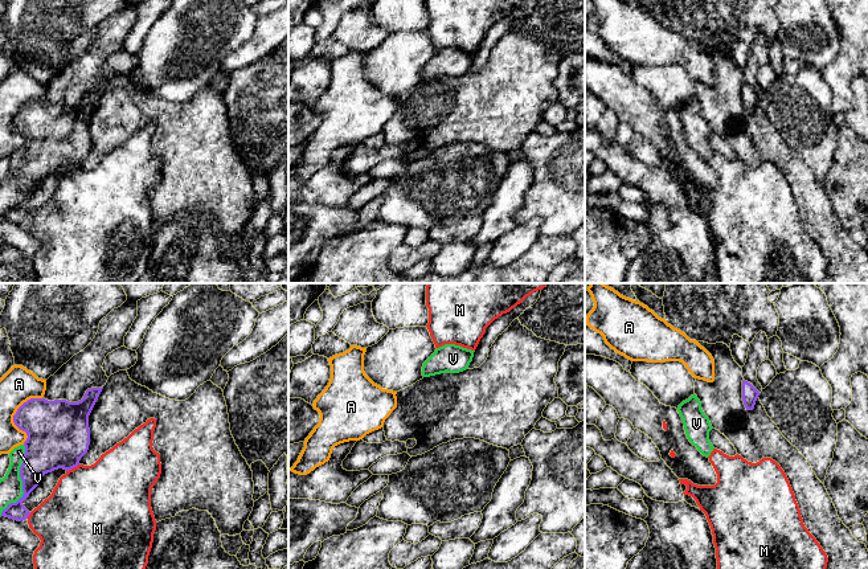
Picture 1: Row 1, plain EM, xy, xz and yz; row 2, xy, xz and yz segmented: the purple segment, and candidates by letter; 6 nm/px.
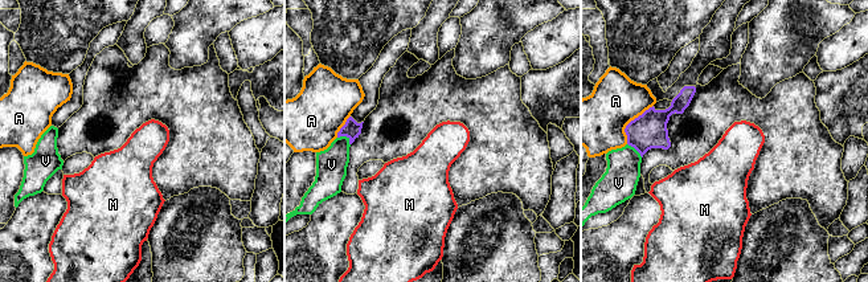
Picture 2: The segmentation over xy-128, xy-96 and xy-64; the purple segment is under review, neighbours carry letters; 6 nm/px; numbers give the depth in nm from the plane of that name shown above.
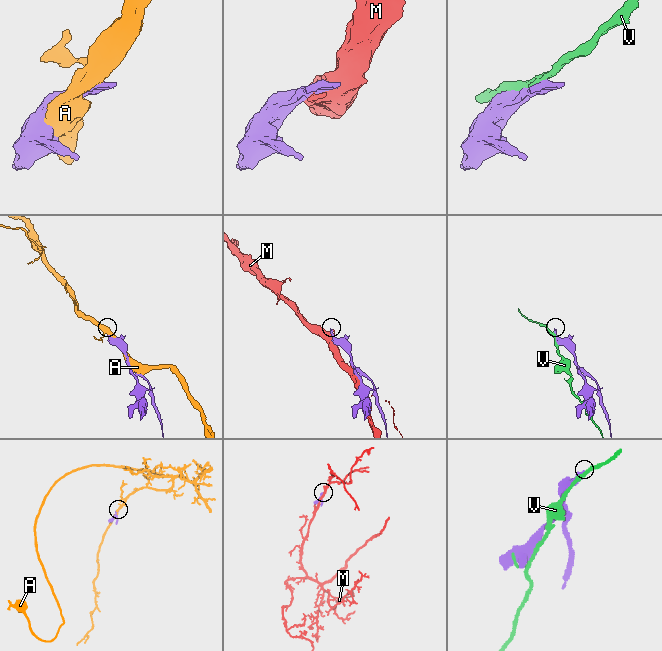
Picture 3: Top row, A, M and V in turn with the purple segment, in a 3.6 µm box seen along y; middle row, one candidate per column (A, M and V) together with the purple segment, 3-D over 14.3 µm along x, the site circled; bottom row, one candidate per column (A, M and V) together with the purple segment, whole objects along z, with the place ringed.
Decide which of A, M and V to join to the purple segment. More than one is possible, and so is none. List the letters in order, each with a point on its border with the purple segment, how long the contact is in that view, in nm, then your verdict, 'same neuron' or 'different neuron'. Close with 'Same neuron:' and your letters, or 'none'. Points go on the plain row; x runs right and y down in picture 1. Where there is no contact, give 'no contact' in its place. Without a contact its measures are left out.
A: meets purple in xy at (13, 119); contact 300 nm long; different neuron
M: meets purple in xy at (72, 171); contact 90 nm long; different neuron
V: meets purple in xy at (23, 185); contact 460 nm long; different neuron
Same neuron: none

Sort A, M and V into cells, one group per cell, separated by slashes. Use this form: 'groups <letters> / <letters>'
groups A / M / V

